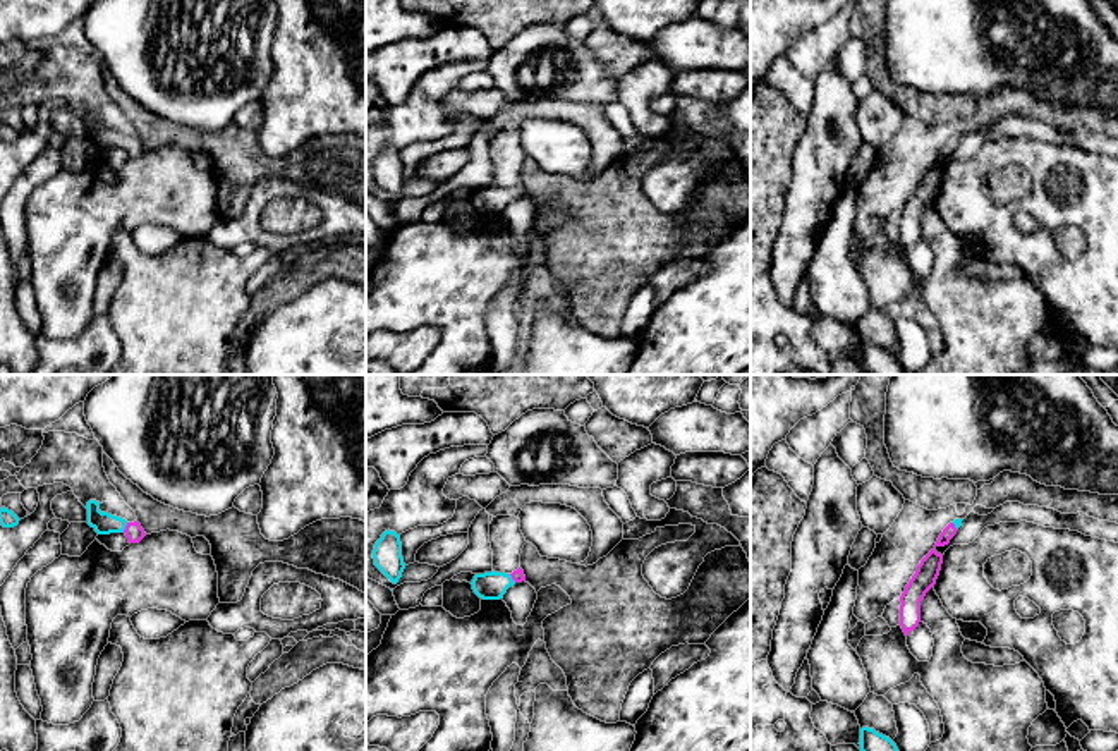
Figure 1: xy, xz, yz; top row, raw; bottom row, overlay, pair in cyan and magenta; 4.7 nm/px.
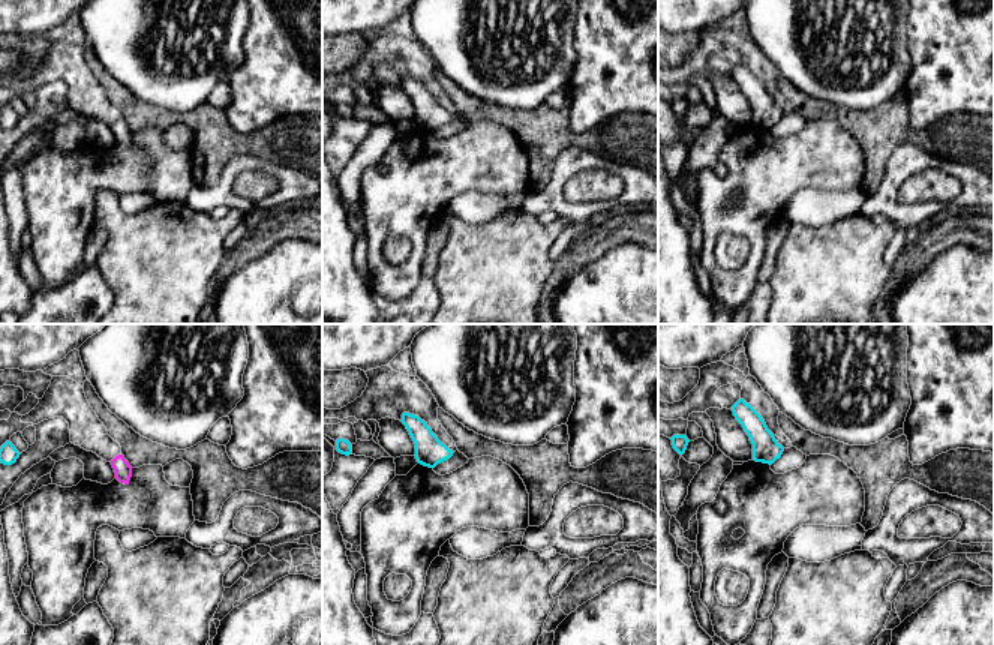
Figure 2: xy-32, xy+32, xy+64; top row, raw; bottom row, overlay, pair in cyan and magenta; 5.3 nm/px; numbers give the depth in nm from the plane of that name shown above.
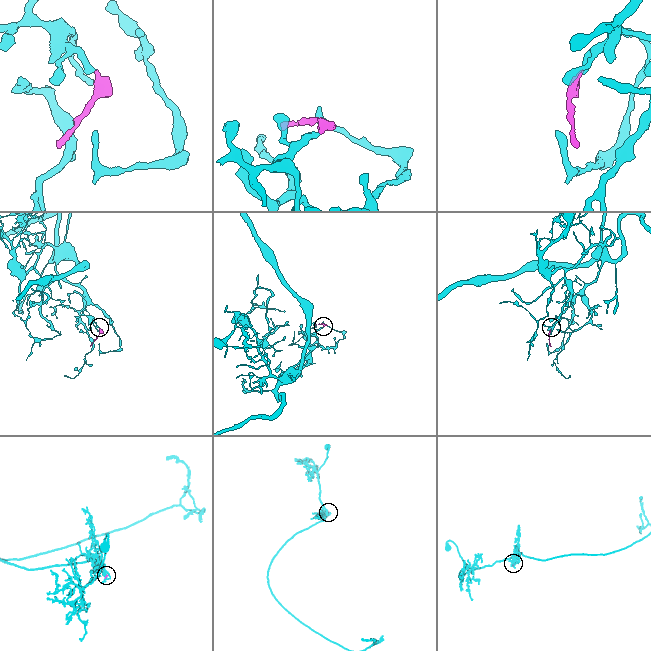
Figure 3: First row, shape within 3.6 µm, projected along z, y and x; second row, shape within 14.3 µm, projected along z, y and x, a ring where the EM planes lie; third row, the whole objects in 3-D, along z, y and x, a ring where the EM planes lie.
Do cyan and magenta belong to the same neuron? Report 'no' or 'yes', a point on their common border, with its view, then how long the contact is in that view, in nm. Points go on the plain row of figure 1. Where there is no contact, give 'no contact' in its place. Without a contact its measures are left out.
yes; meets cyan in xy at (124, 143); contact 50 nm long

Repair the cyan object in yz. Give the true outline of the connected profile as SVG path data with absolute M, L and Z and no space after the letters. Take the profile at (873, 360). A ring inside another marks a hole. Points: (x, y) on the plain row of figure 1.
M862 342L859 359L864 375L903 375L903 369L898 366L896 359L874 344Z

